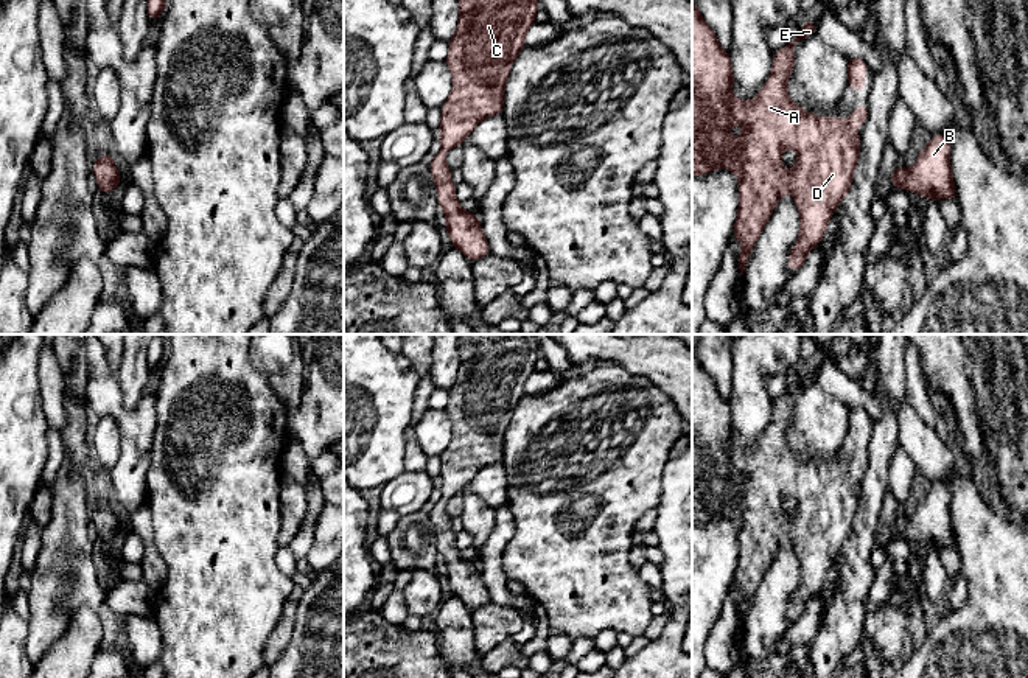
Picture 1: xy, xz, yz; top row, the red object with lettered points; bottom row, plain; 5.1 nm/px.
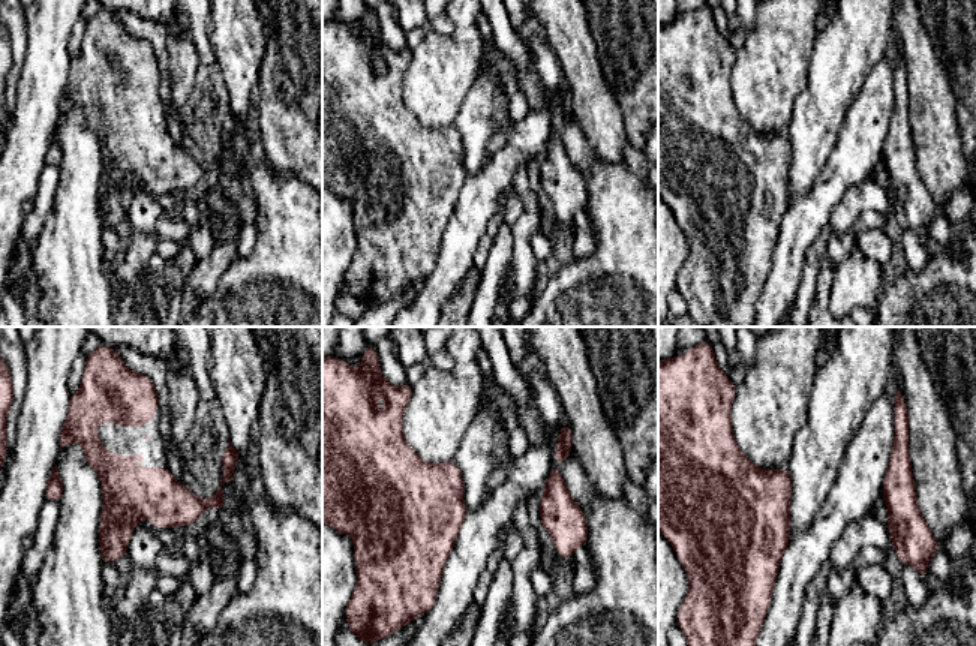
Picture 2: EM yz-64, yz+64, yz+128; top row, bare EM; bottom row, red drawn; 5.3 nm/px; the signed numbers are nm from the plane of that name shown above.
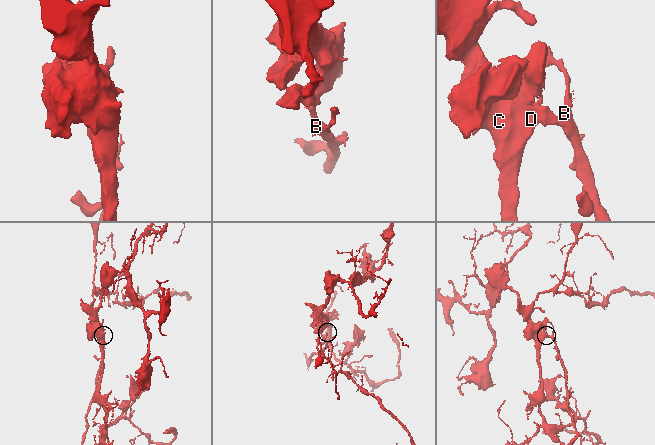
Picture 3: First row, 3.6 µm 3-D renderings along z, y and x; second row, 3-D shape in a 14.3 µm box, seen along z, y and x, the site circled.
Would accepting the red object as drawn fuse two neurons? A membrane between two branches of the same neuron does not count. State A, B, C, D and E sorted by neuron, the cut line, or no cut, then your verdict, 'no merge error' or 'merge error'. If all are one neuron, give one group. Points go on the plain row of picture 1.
A B C D E; no cut; no merge error

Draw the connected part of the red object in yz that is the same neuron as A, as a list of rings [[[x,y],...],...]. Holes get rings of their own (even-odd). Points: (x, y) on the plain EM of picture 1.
[[[692,350],[692,524],[725,515],[739,526],[733,582],[742,592],[740,624],[784,541],[792,541],[799,557],[799,588],[787,608],[788,617],[798,620],[852,535],[862,481],[843,476],[865,474],[868,451],[857,454],[848,468],[838,468],[809,462],[787,443],[793,395],[813,383],[815,369],[807,367],[796,387],[774,400],[770,426],[756,448],[740,449],[731,443],[731,403],[723,400]],[[734,471],[743,473],[739,488],[728,482]],[[785,496],[798,499],[793,518],[781,513]]]

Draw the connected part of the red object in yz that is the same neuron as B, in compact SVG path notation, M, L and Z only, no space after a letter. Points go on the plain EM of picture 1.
M932 484L930 491L918 501L911 518L894 515L891 536L904 536L927 547L958 549L950 516L950 490L946 484Z

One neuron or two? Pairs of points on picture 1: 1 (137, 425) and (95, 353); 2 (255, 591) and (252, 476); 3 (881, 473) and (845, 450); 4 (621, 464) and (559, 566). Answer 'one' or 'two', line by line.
1: one
2: one
3: two
4: one

